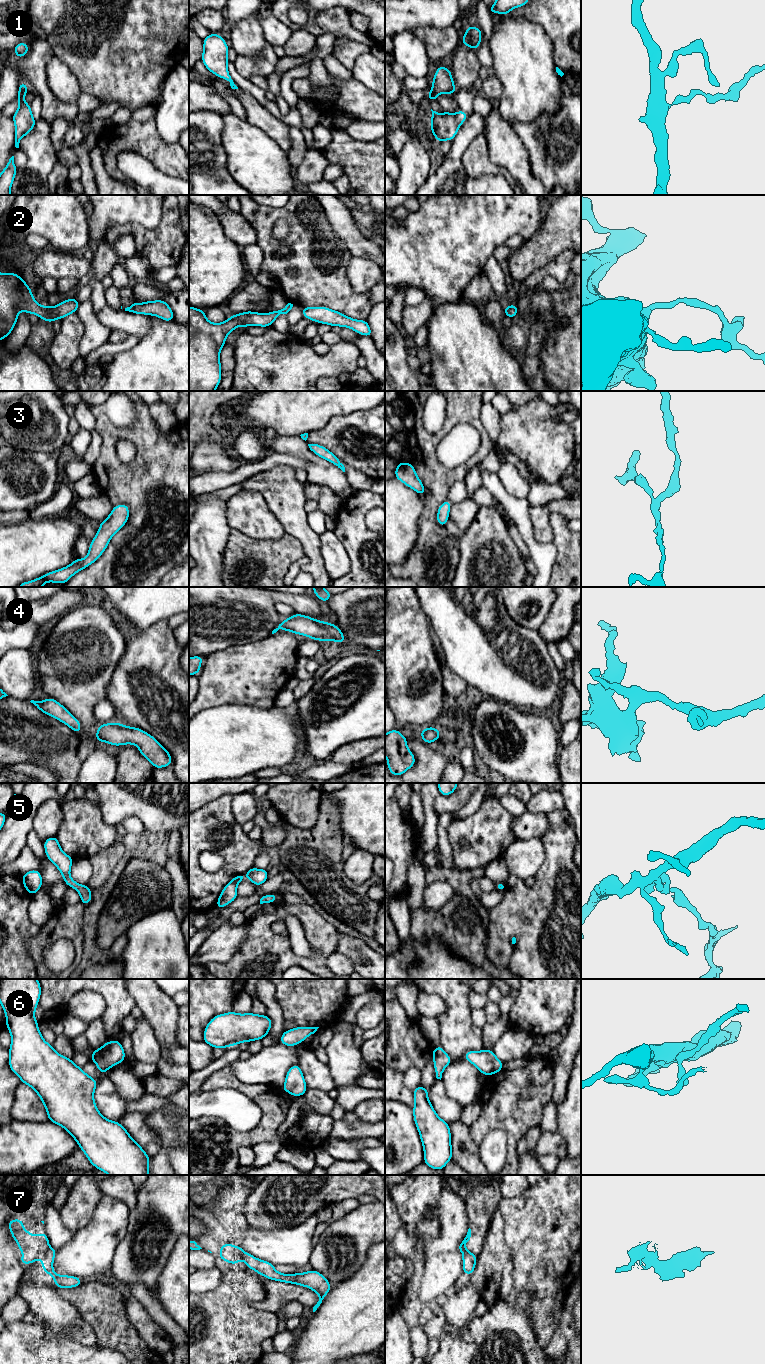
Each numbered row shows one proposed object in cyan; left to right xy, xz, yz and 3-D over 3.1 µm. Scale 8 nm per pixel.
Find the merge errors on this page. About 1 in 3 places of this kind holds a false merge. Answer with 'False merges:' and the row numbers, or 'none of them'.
False merges: 7

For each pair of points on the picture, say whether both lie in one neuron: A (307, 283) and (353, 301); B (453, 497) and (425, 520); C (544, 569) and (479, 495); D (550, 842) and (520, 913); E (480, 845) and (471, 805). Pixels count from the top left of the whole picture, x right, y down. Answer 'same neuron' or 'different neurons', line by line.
A: same neuron
B: different neurons
C: different neurons
D: same neuron
E: different neurons

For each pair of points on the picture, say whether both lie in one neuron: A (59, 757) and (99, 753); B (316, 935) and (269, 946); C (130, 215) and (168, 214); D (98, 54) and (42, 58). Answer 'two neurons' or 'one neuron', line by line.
A: two neurons
B: one neuron
C: two neurons
D: two neurons

